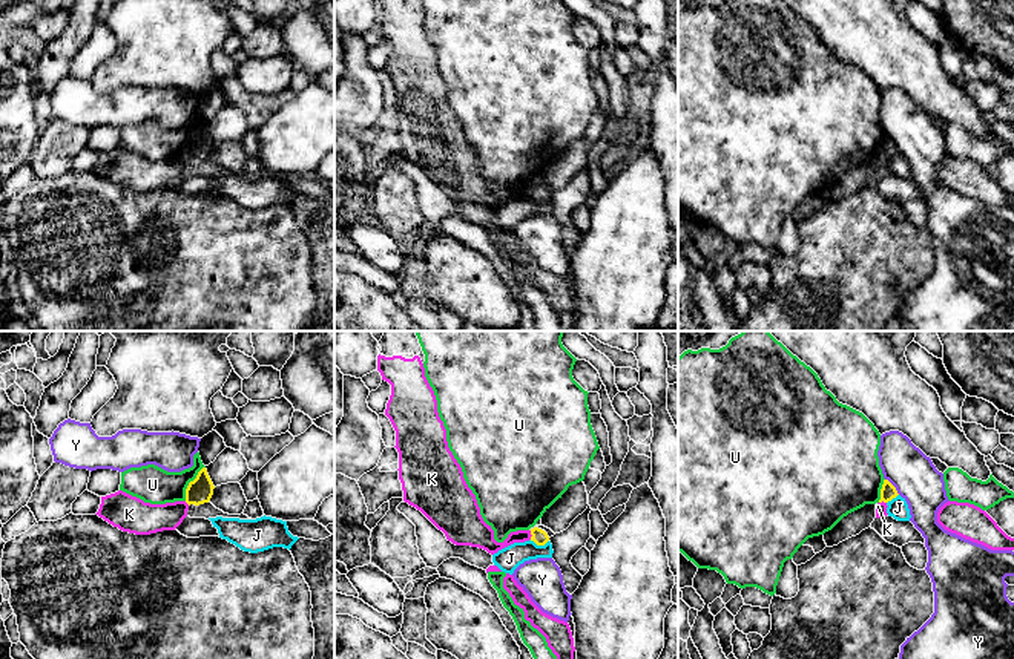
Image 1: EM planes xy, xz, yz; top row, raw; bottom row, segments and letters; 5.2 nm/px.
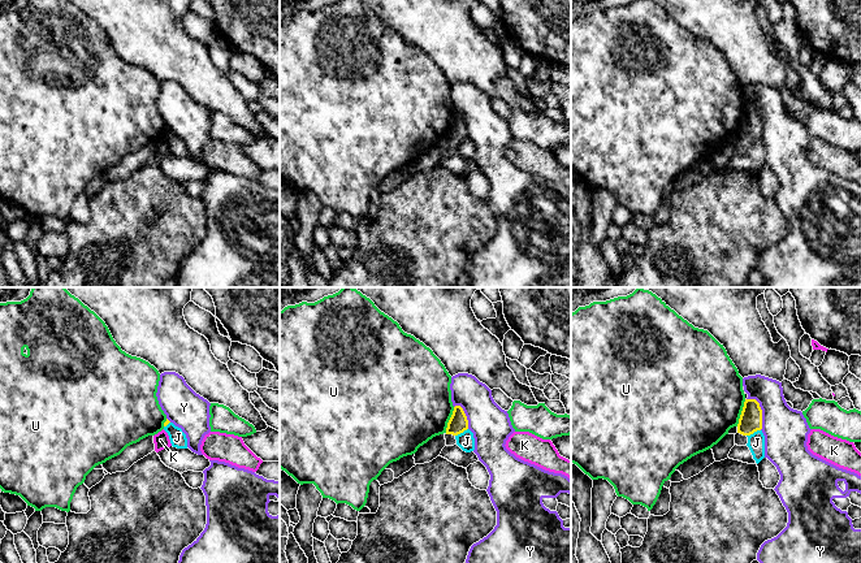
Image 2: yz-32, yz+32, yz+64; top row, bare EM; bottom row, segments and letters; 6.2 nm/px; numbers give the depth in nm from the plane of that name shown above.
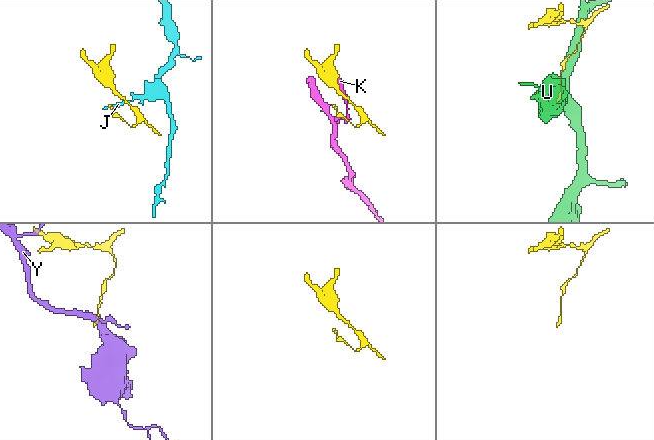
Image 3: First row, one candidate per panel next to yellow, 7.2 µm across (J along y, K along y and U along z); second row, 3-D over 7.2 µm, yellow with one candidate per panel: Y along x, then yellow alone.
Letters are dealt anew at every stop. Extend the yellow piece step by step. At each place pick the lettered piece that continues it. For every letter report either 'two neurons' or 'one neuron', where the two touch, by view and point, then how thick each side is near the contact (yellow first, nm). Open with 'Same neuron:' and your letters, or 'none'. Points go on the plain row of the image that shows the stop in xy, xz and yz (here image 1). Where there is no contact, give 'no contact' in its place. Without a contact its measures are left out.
Same neuron: none
J: two neurons; meets yellow in xz at (539, 201); 80 nm thick on the yellow side, 120 nm on the other
K: two neurons; meets yellow in xz at (531, 190); 80 nm thick on the yellow side, 110 nm on the other
U: two neurons; meets yellow in xy at (189, 140); 140 nm thick on the yellow side, 190 nm on the other
Y: two neurons; meets yellow in yz at (893, 143); 80 nm thick on the yellow side, 240 nm on the other

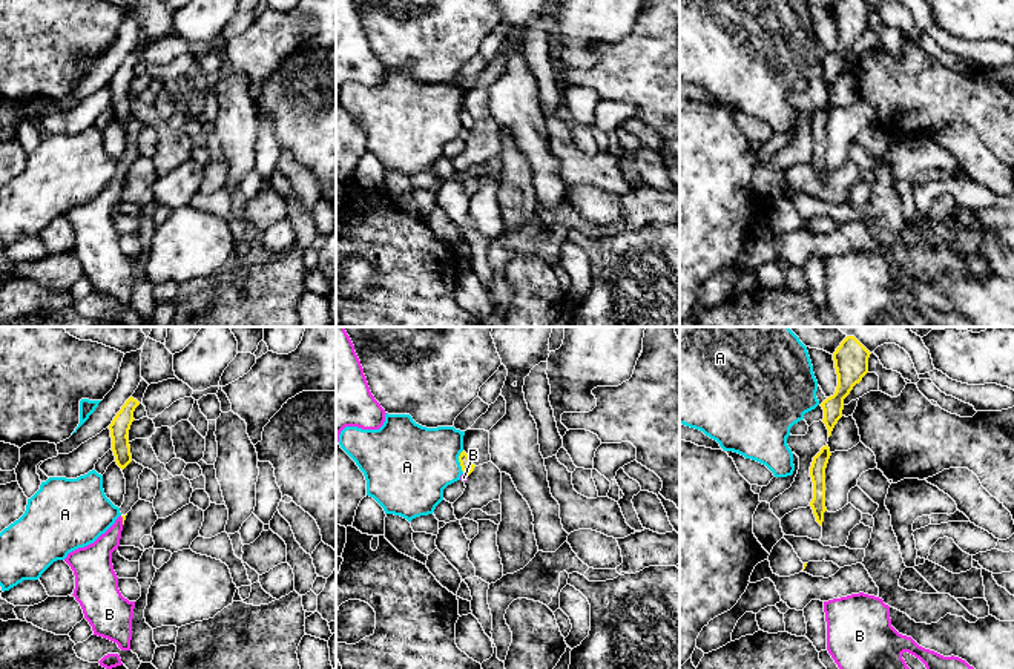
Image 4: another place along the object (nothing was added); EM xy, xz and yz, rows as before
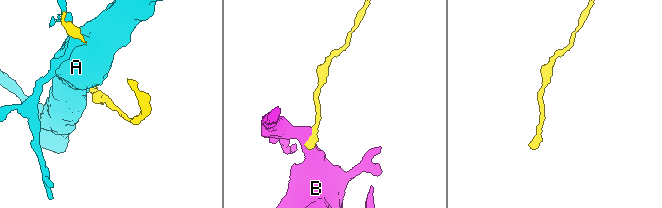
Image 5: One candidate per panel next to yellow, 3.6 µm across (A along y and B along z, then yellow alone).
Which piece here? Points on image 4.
Same neuron: none
A: two neurons; meets yellow in xz at (459, 117); 70 nm thick on the yellow side, 420 nm on the other
B: two neurons; meets yellow in xy at (123, 177); 20 nm thick on the yellow side, 170 nm on the other

